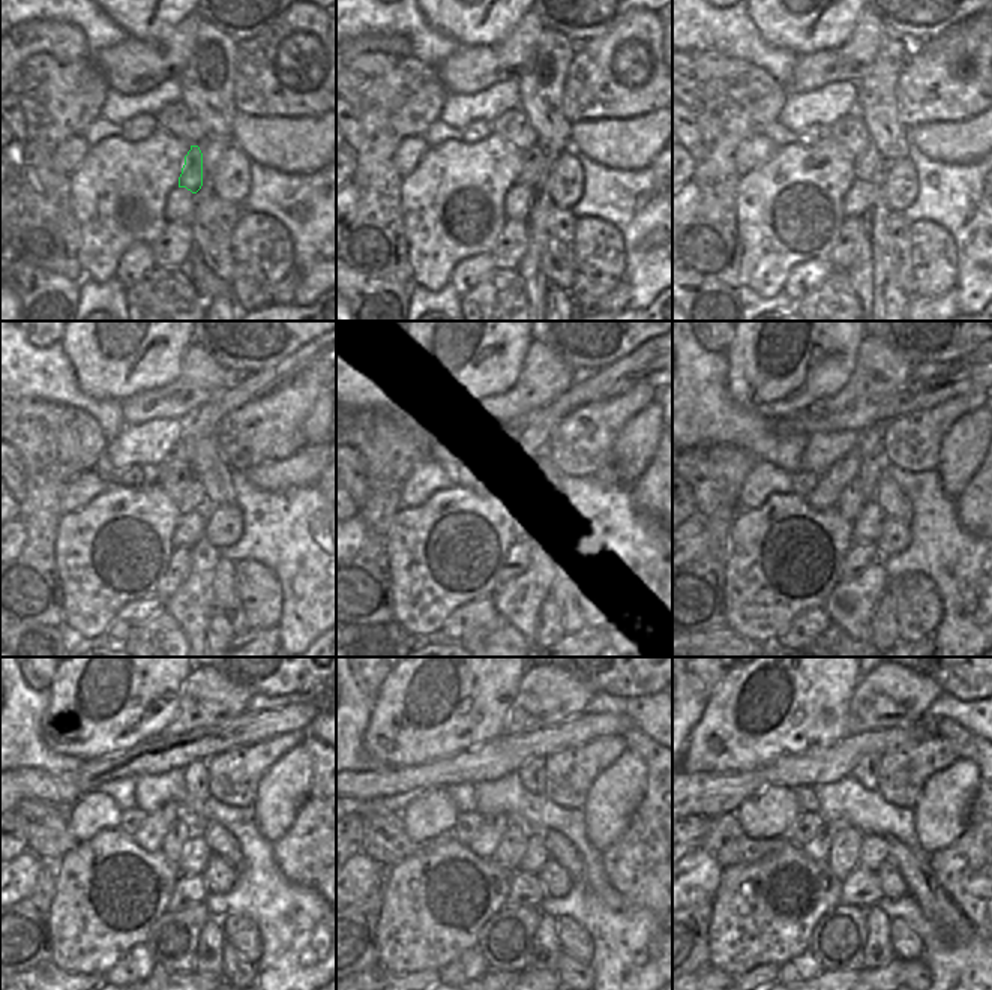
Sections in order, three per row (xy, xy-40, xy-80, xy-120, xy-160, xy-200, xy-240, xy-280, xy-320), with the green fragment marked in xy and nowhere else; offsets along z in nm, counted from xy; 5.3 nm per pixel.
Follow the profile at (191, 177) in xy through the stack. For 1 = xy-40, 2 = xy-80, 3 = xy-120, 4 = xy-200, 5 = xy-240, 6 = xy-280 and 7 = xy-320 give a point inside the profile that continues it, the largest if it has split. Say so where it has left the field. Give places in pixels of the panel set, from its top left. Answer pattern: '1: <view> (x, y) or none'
1: xy-40 (532, 159)
2: xy-80 (868, 167)
3: xy-120 (194, 500)
4: xy-200 (871, 447)
5: xy-240 (197, 773)
6: xy-280 (532, 773)
7: xy-320 (866, 771)

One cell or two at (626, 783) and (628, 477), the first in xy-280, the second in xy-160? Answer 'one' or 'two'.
one

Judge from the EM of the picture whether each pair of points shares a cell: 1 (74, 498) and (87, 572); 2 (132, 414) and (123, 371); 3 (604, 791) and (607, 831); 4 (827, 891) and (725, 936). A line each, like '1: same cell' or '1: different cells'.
1: different cells
2: different cells
3: same cell
4: same cell

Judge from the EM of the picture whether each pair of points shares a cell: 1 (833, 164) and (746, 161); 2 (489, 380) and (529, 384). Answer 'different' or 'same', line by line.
1: different
2: different

